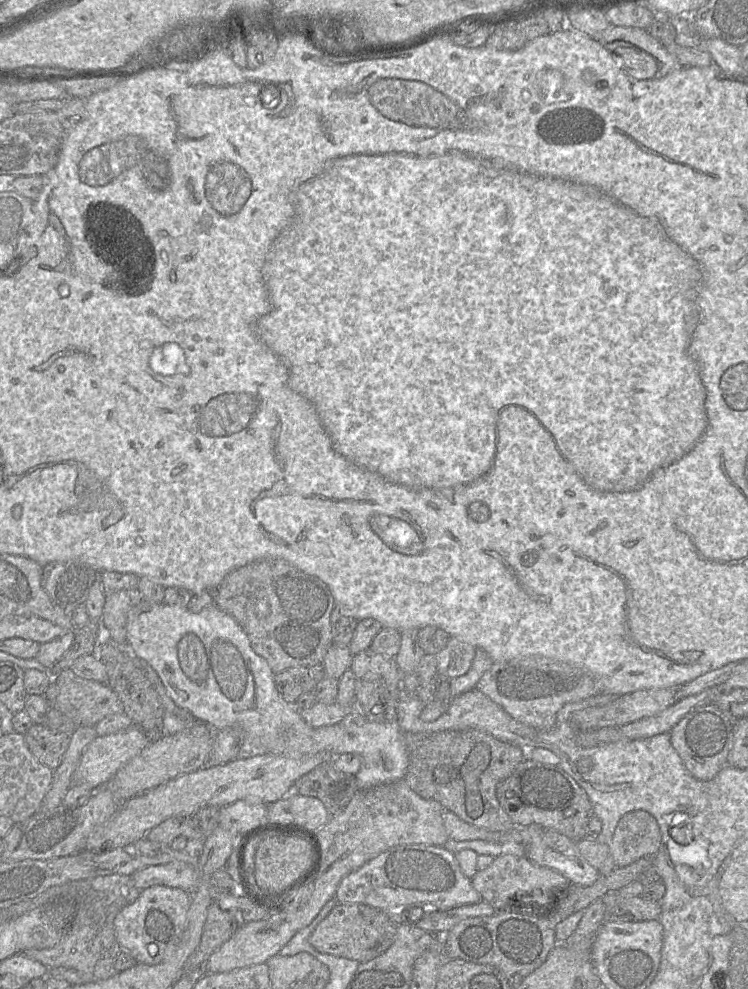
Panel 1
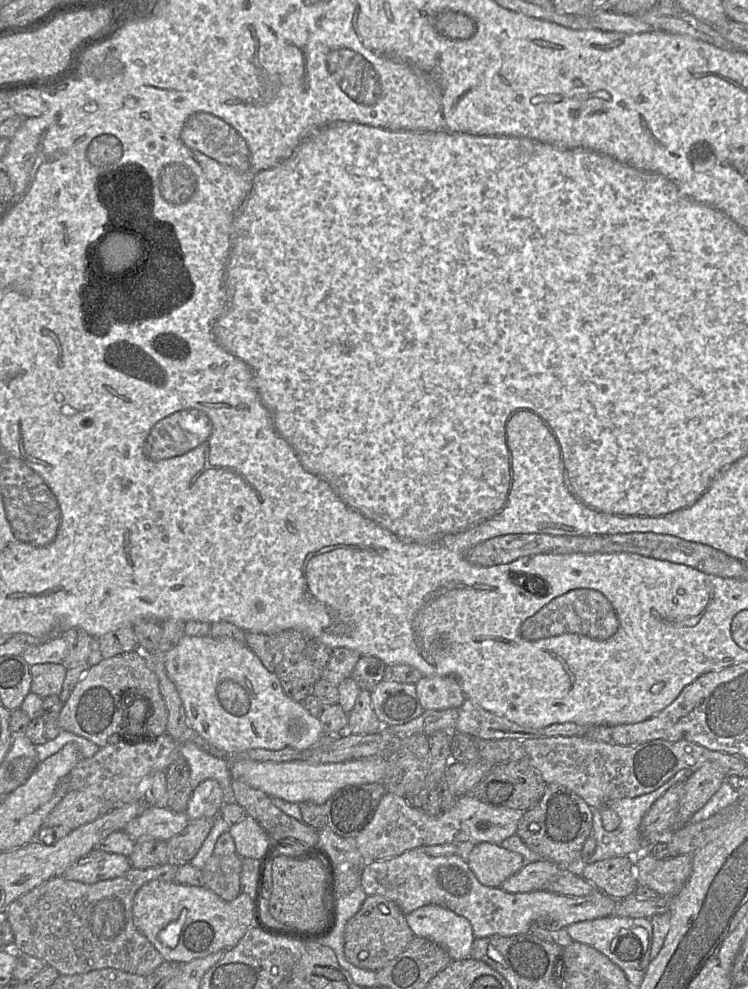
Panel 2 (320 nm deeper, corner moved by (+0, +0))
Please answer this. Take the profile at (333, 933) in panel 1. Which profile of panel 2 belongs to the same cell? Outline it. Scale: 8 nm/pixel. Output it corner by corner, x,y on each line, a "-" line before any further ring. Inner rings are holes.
380,895
367,896
345,926
344,956
357,968
378,971
400,955
413,937
406,915
393,901

